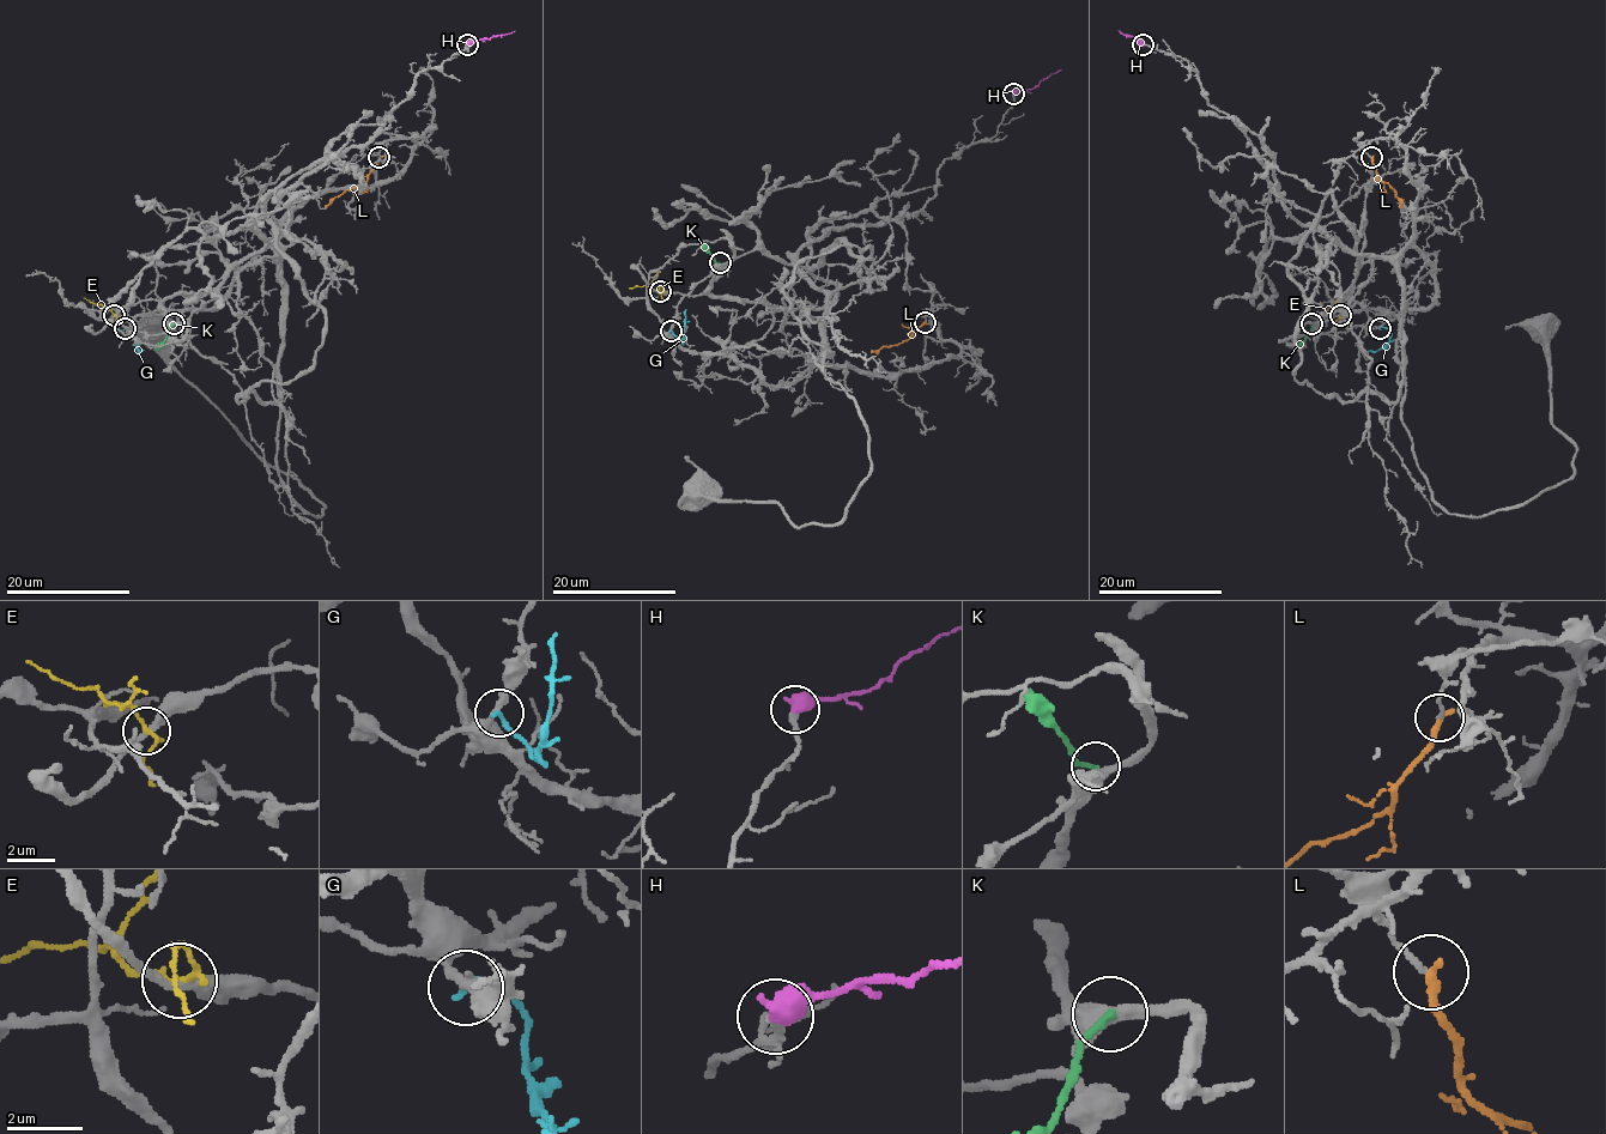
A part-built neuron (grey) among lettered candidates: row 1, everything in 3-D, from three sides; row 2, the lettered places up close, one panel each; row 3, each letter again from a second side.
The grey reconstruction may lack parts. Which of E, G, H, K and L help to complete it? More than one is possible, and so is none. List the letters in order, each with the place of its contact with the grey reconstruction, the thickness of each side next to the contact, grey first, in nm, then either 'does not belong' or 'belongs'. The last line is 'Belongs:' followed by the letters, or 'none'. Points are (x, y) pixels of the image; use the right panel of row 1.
E: meets grey at (1340, 315); 240 nm thick on the grey side, 160 nm on the other; does not belong
G: meets grey at (1380, 328); 240 nm thick on the grey side, 180 nm on the other; belongs
H: meets grey at (1143, 44); 240 nm thick on the grey side, 600 nm on the other; belongs
K: meets grey at (1311, 323); 440 nm thick on the grey side, 160 nm on the other; does not belong
L: meets grey at (1371, 157); 140 nm thick on the grey side, 260 nm on the other; does not belong
Belongs: G, H

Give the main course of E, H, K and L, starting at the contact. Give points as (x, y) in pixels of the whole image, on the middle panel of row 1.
E: (660, 291), (647, 286), (630, 287)
H: (1013, 92), (1034, 89), (1060, 70)
K: (720, 264), (702, 243)
L: (926, 322), (907, 339), (871, 350)

